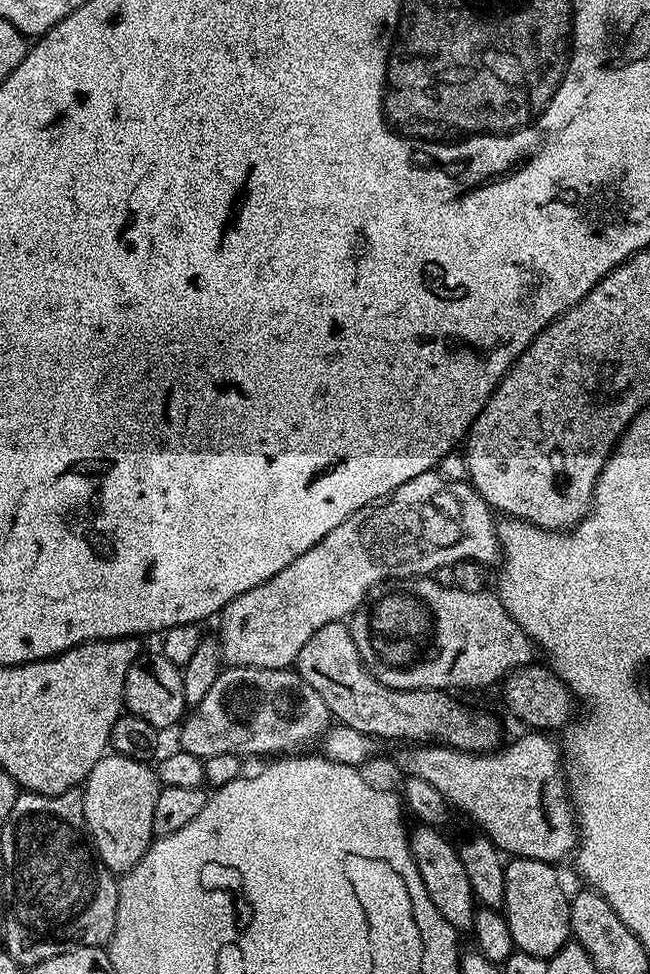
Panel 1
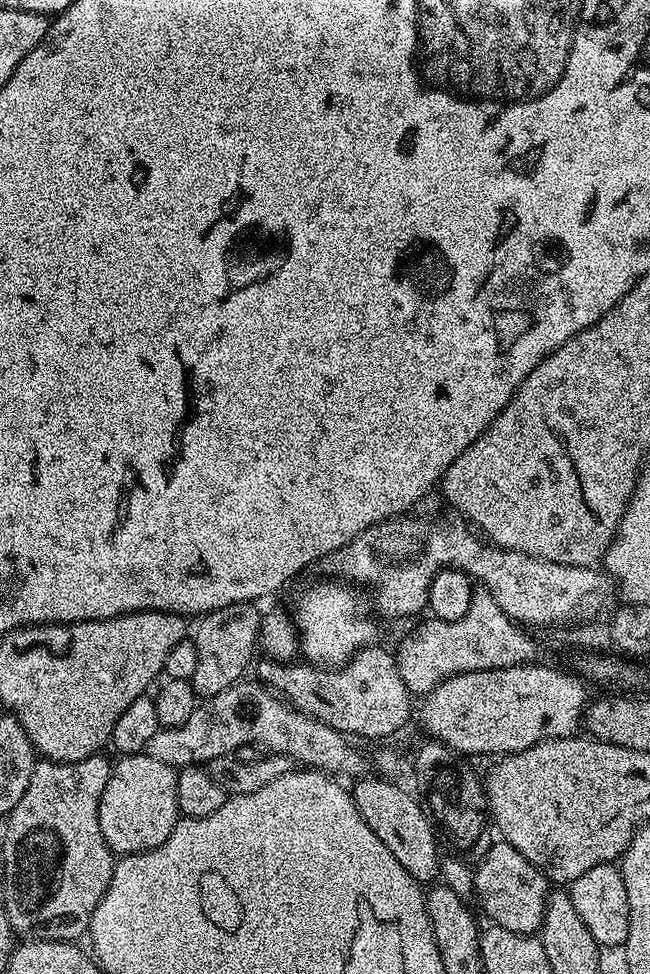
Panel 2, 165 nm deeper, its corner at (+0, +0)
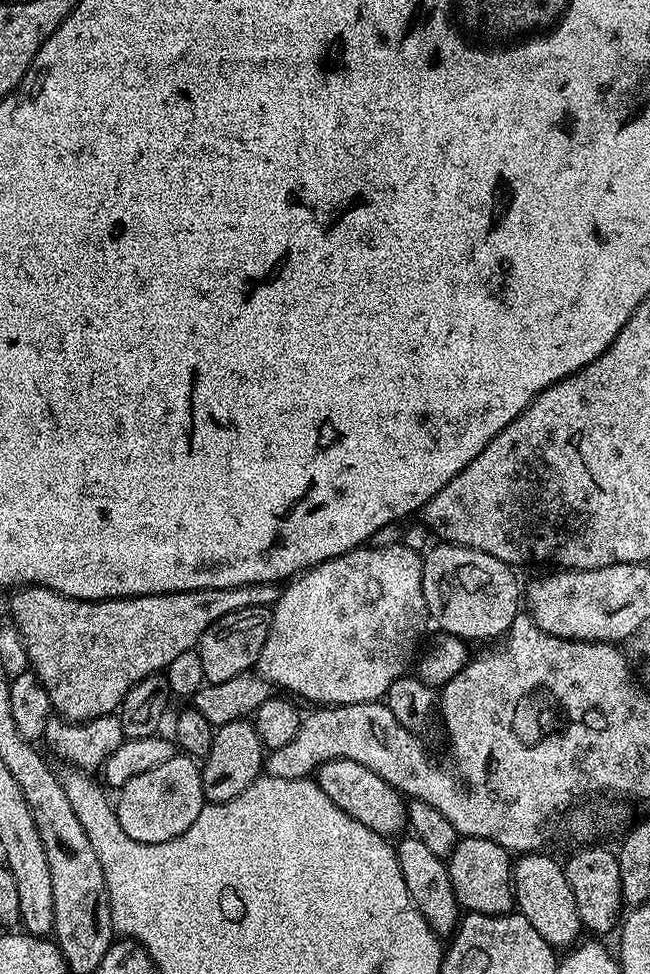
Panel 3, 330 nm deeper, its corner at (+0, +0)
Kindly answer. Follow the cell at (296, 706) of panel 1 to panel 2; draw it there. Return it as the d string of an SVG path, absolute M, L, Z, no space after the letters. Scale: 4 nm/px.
M242 678L234 686L201 699L194 714L177 728L162 728L150 738L147 755L166 762L171 768L189 768L192 764L203 765L219 756L235 754L238 746L258 744L269 753L280 752L299 765L309 764L309 769L319 770L333 777L352 776L364 778L369 775L370 760L350 739L349 733L331 728L324 720L306 714L295 704L284 699L274 688L261 684L255 678Z

